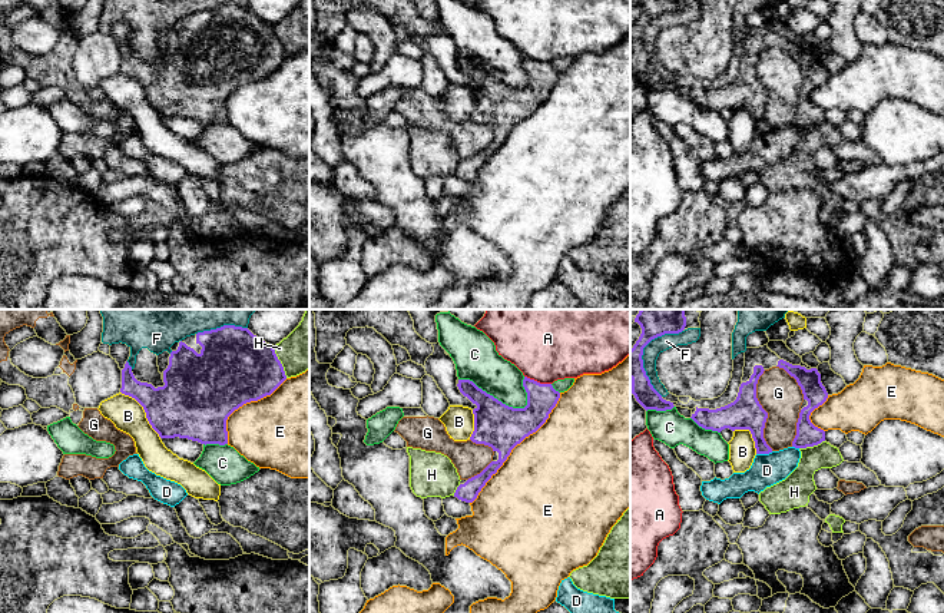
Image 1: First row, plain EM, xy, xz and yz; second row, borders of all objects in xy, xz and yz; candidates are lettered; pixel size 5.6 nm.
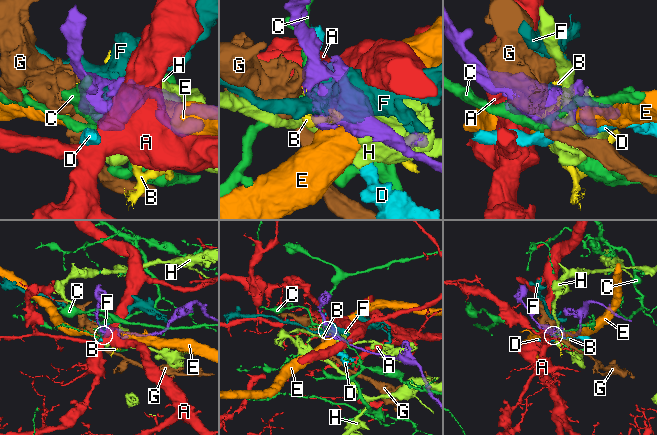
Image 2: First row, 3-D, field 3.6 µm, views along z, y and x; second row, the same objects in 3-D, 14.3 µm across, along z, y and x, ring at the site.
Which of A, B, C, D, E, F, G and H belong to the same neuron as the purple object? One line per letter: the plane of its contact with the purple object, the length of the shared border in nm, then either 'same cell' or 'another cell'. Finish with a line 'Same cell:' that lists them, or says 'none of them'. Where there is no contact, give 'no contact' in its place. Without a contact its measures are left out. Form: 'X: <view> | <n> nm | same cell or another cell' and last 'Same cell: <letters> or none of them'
A: xz | 160 nm | another cell
B: xy | 340 nm | another cell
C: xz | 420 nm | another cell
D: yz | 100 nm | another cell
E: xz | 800 nm | another cell
F: yz | 400 nm | another cell
G: yz | 460 nm | another cell
H: xy | 190 nm | another cell
Same cell: none of them

